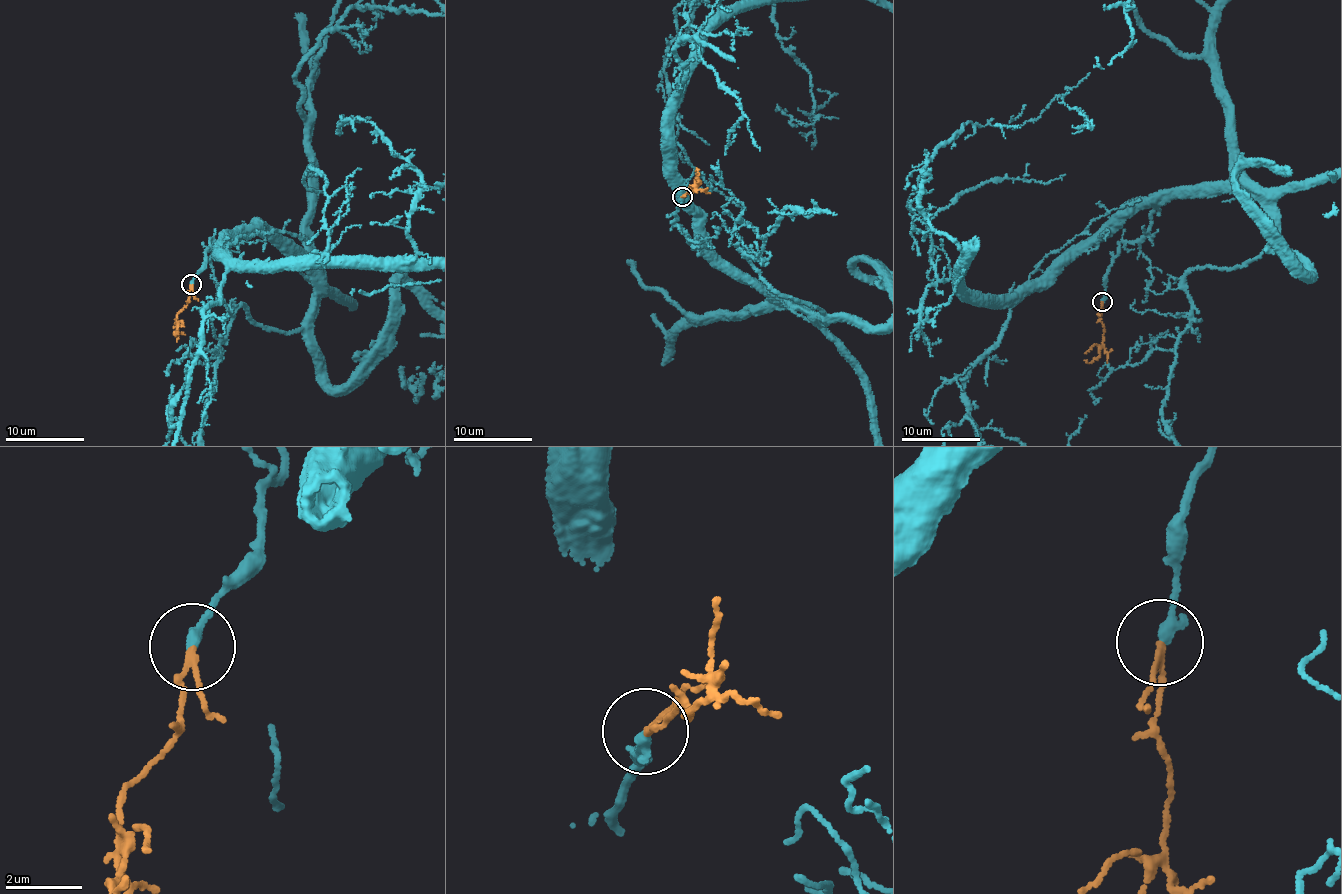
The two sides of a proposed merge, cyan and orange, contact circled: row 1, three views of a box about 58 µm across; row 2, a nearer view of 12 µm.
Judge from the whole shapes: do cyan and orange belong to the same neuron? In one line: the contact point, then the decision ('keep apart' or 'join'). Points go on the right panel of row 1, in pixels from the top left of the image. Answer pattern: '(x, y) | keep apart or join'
(1102, 301) | join

